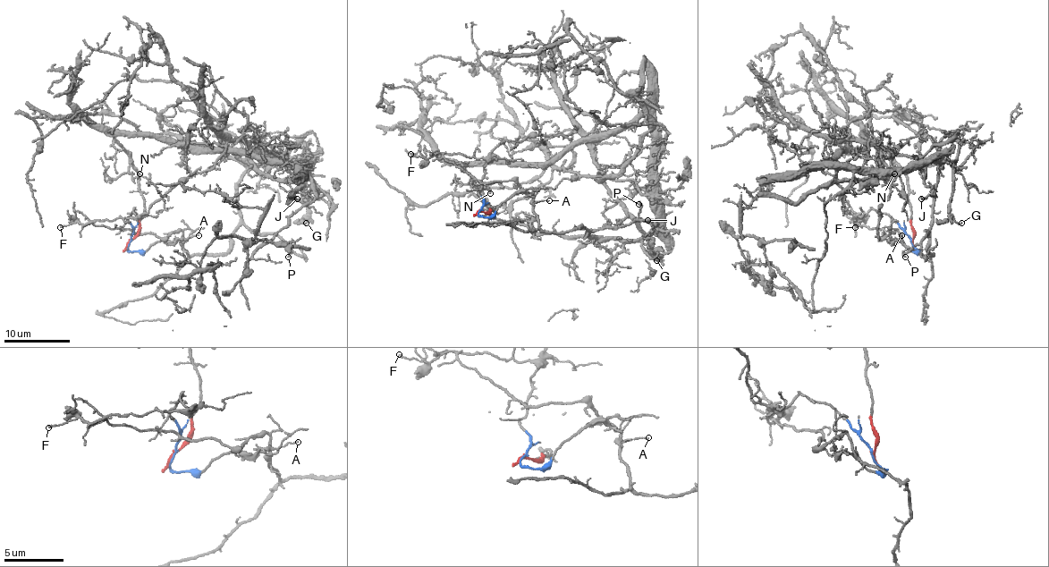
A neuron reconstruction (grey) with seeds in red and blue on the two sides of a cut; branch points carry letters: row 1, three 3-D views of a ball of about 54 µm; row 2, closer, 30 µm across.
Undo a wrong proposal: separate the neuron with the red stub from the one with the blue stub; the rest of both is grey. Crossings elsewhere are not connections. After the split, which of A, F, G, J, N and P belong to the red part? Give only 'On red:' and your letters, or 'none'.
On red: A, J, N, P

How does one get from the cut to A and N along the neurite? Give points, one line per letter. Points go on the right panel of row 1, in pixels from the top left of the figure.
A: (912, 243), (906, 172), (867, 135), (865, 146), (820, 162), (900, 170), (941, 162), (934, 254), (900, 234)
N: (912, 243), (906, 173), (896, 164), (888, 170), (886, 177), (894, 173)

